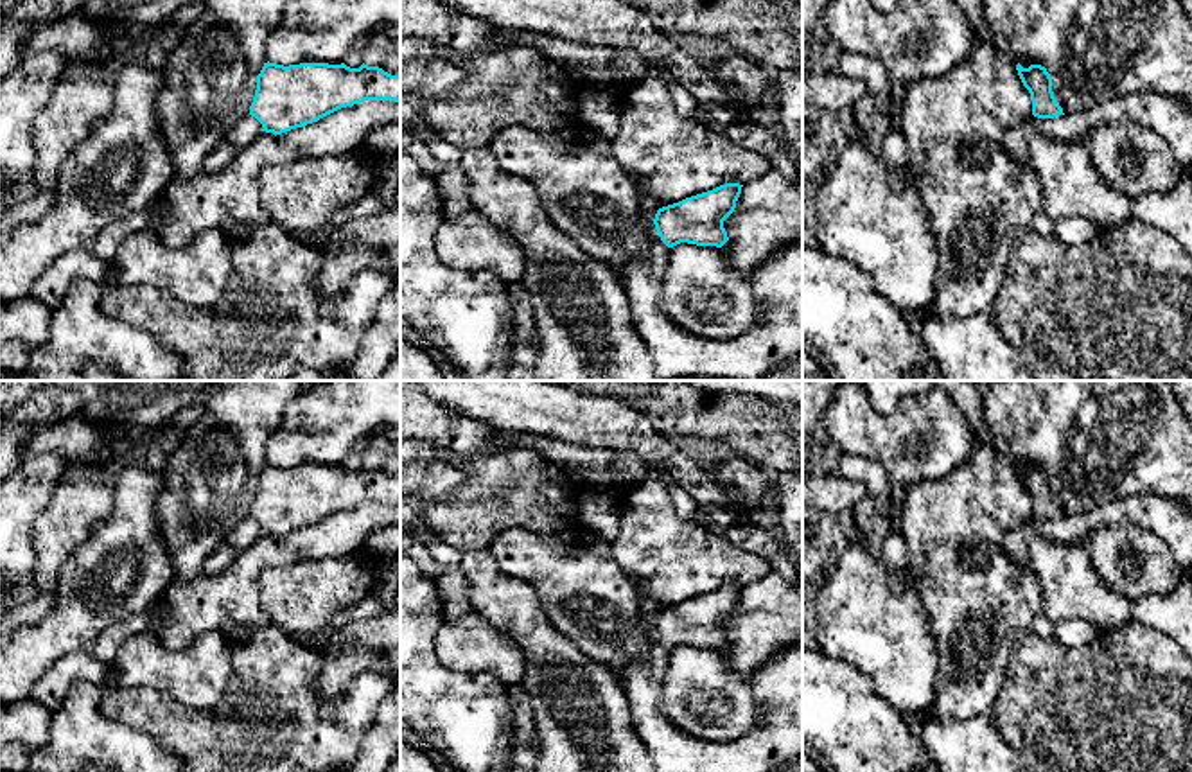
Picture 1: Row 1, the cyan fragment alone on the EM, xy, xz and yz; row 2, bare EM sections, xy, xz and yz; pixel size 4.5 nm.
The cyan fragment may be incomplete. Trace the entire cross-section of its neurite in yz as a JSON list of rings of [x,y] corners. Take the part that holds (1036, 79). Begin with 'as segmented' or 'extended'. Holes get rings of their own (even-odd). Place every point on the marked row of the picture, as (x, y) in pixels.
as segmented; [[[1020,63],[1016,65],[1018,75],[1023,83],[1023,86],[1030,93],[1032,101],[1032,115],[1038,118],[1054,118],[1063,113],[1063,108],[1054,97],[1052,92],[1052,77],[1041,65],[1030,65],[1029,68],[1023,68]]]

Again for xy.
as segmented; [[[264,63],[250,106],[266,133],[282,135],[363,101],[400,102],[400,74],[345,63]]]

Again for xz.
as segmented; [[[725,183],[659,208],[653,224],[661,241],[668,248],[680,242],[722,248],[729,241],[723,221],[734,212],[741,187]]]

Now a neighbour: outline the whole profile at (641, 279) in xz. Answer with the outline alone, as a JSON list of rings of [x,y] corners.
[[[635,180],[643,224],[652,251],[619,273],[632,323],[648,347],[659,381],[707,377],[761,381],[767,373],[802,352],[802,241],[772,253],[750,273],[752,294],[763,314],[743,336],[714,341],[675,325],[661,311],[664,266],[670,248],[661,241],[653,219],[659,210],[648,185]]]

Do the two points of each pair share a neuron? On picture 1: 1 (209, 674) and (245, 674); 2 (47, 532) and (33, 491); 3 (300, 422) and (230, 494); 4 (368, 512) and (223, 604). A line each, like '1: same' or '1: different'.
1: different
2: different
3: different
4: same

